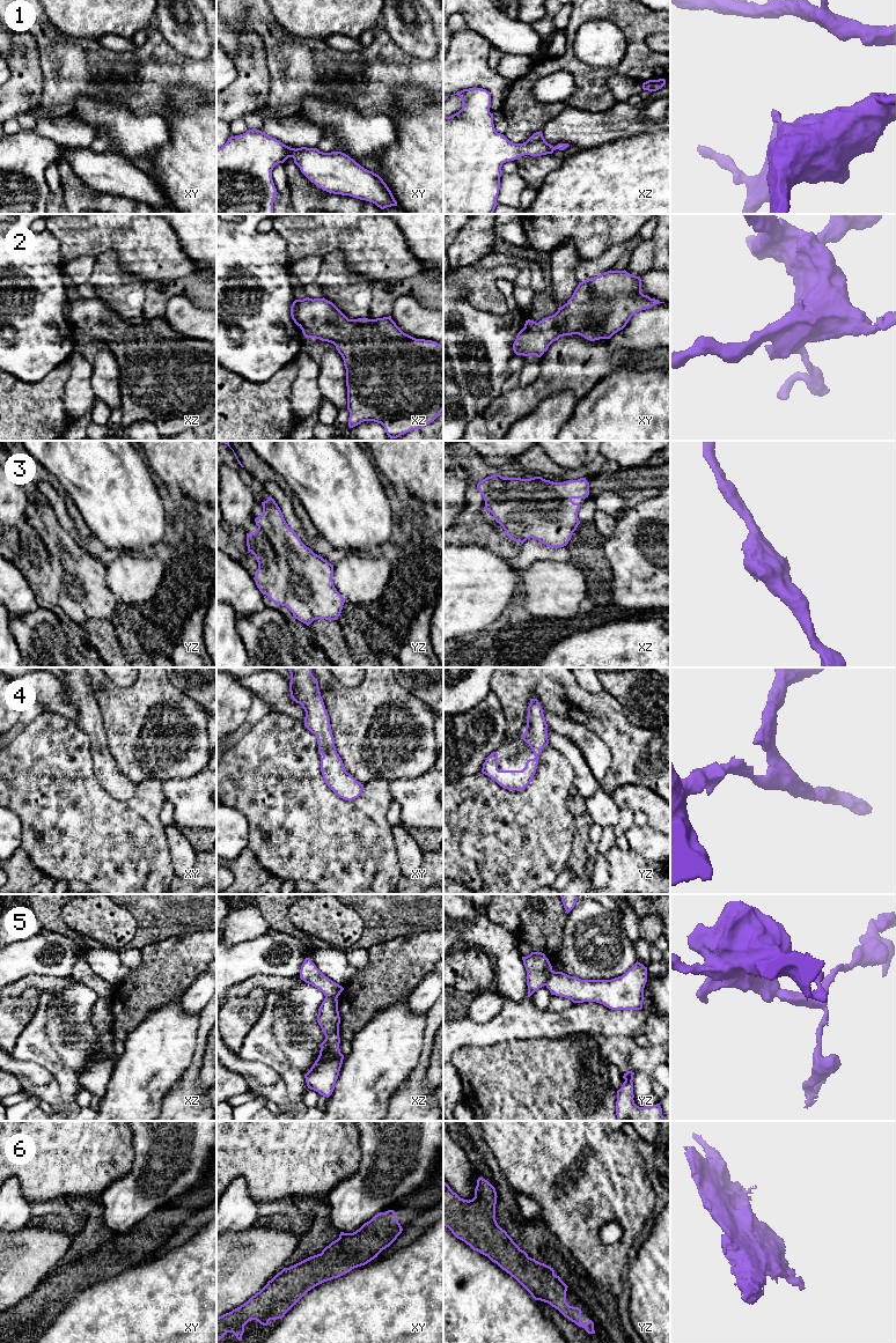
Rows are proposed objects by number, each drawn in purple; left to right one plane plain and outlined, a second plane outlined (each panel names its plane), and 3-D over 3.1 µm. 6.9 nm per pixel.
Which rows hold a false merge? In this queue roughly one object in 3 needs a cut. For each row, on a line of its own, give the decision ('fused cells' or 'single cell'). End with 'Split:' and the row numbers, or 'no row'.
1: single cell
2: single cell
3: single cell
4: single cell
5: fused cells
6: single cell
Split: 5

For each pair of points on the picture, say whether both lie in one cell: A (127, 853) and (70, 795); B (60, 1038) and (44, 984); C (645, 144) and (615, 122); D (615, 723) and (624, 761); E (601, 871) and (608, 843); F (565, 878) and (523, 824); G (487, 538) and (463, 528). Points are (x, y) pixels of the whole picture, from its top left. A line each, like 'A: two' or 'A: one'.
A: one
B: two
C: two
D: one
E: two
F: two
G: one

